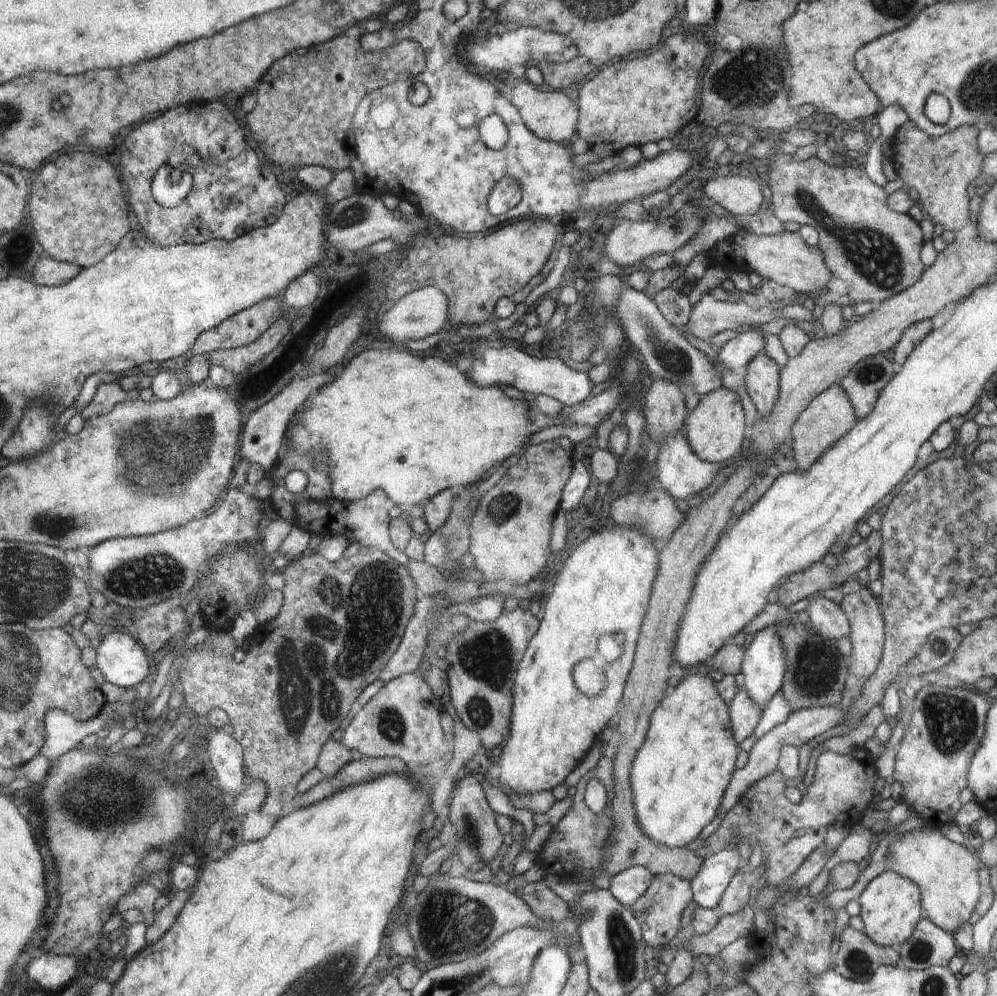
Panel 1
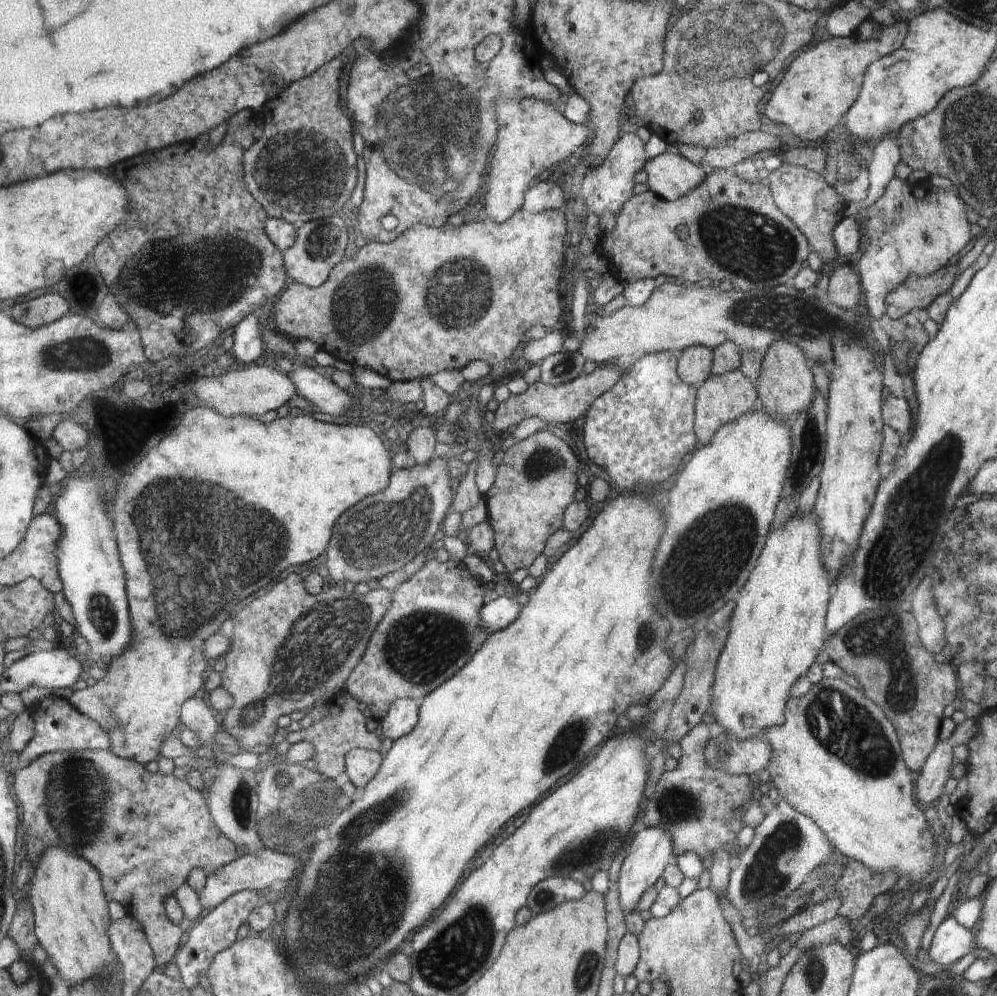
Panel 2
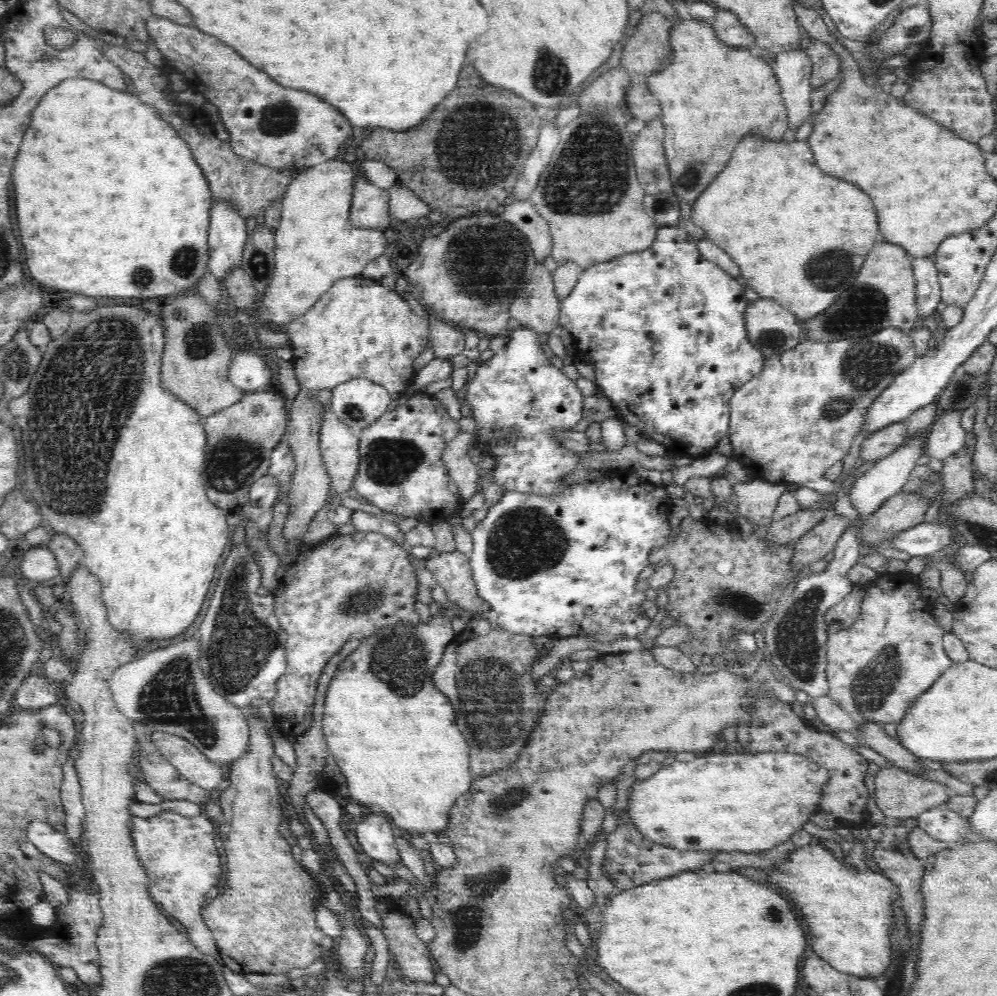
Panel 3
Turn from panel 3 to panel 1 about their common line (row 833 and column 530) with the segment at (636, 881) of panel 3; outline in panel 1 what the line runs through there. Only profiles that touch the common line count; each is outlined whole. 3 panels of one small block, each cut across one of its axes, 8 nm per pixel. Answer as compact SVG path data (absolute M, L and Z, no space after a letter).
M518 606L512 611L502 611L502 614L496 620L490 622L476 622L470 619L468 626L462 632L456 632L456 636L452 636L452 640L448 640L445 645L445 672L450 689L450 702L456 708L464 726L468 730L476 732L482 740L482 745L487 749L501 747L508 740L510 716L512 716L514 706L513 680L517 677L518 665L521 664L522 657L540 626L541 621L532 615L529 609Z

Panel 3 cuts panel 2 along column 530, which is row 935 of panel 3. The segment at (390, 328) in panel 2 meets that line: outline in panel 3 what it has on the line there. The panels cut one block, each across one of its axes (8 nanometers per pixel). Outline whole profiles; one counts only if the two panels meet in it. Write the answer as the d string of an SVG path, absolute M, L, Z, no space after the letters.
M253 705L248 706L245 709L246 722L249 726L249 749L245 756L237 758L236 761L232 761L226 766L226 778L230 780L229 787L223 791L220 795L221 803L221 816L220 816L220 840L226 852L226 868L228 868L228 879L224 882L224 888L222 888L222 894L219 894L216 900L212 901L212 906L207 903L201 910L201 916L206 923L208 930L211 931L213 938L215 939L215 946L219 949L220 958L224 966L227 966L231 971L240 974L248 973L262 973L262 974L286 974L288 970L294 970L294 968L305 968L309 964L312 964L316 959L320 958L320 955L326 951L333 951L336 947L338 939L332 939L318 928L316 922L316 915L314 915L314 902L316 900L322 900L322 894L324 890L320 890L318 886L322 884L316 884L314 878L310 878L310 874L306 874L292 856L292 851L285 839L278 833L278 826L283 820L282 812L280 812L280 804L278 801L281 798L278 791L278 782L275 776L274 767L272 767L272 757L274 754L274 745L272 745L272 737L268 735L268 727L264 723L264 719L258 717L258 709Z

